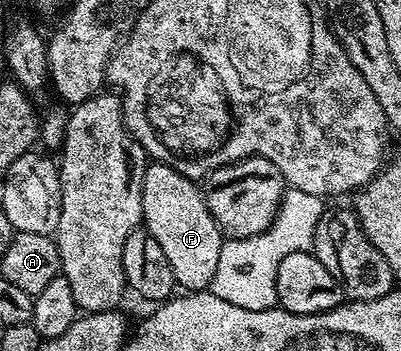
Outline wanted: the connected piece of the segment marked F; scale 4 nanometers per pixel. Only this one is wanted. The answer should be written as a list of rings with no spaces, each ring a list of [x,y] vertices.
[[[146,163],[141,219],[143,227],[151,234],[151,238],[155,238],[155,242],[159,242],[163,255],[167,257],[174,285],[186,293],[206,291],[211,278],[215,278],[223,233],[211,210],[207,210],[205,194],[198,181],[187,179],[166,164]]]

